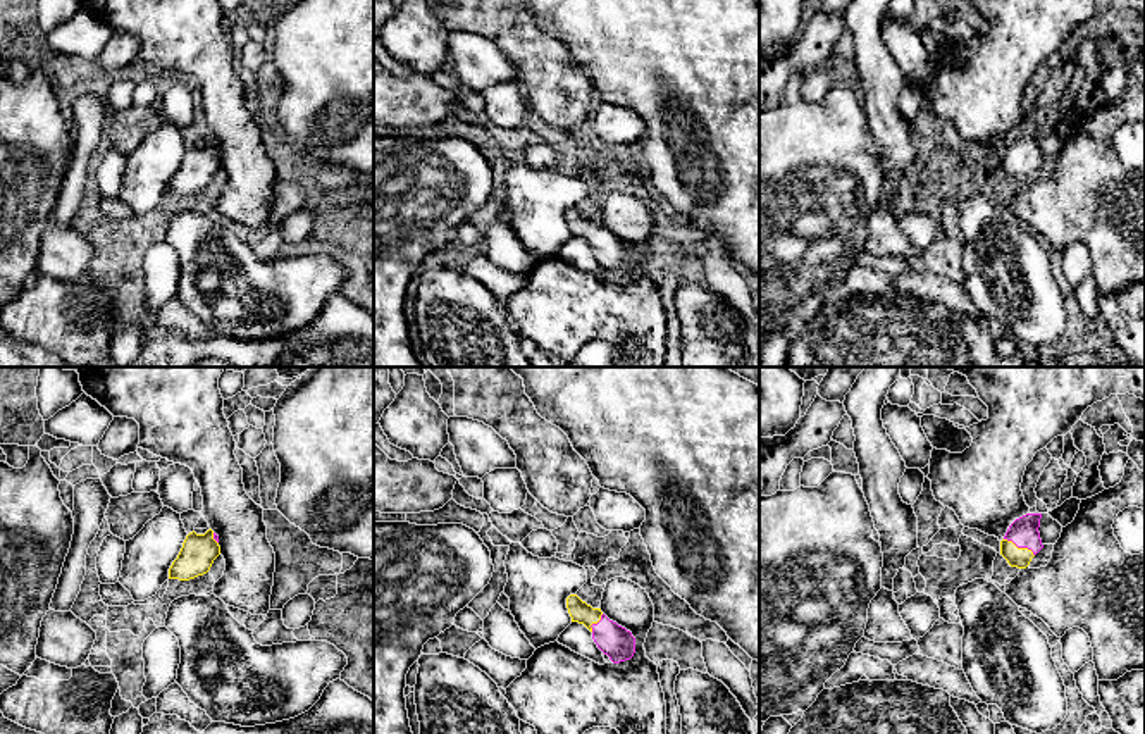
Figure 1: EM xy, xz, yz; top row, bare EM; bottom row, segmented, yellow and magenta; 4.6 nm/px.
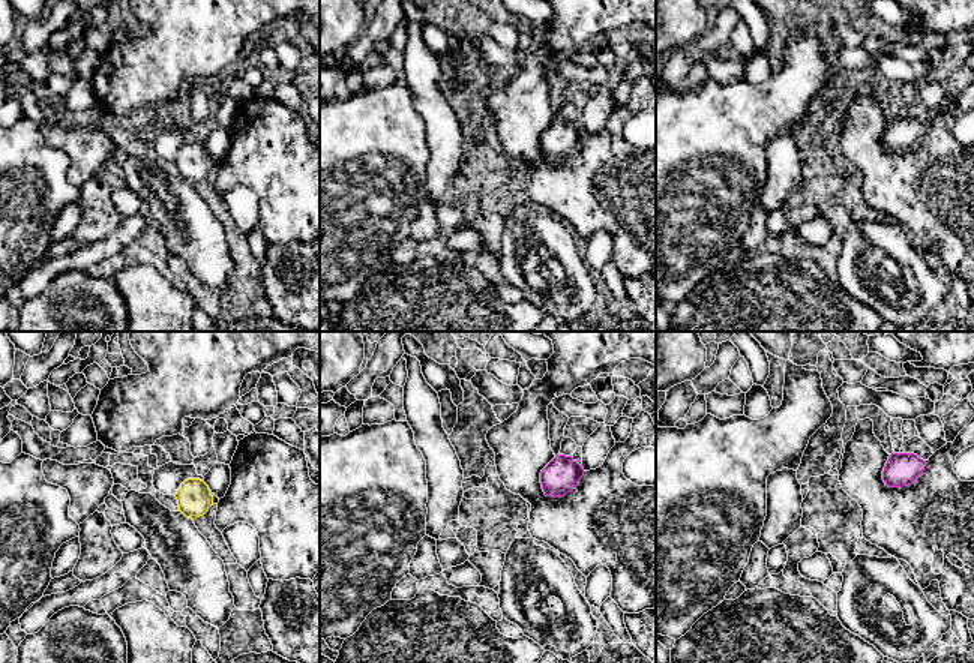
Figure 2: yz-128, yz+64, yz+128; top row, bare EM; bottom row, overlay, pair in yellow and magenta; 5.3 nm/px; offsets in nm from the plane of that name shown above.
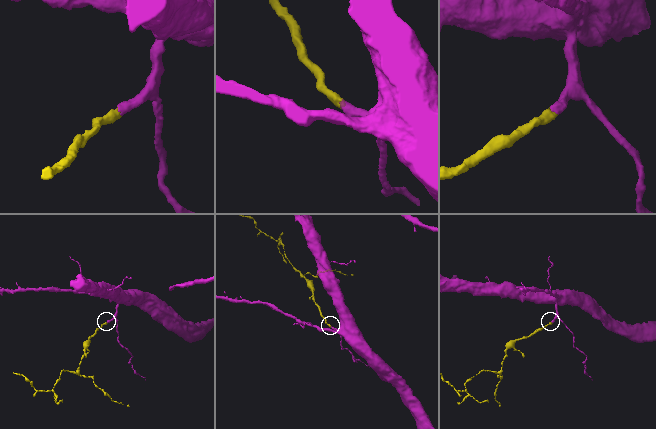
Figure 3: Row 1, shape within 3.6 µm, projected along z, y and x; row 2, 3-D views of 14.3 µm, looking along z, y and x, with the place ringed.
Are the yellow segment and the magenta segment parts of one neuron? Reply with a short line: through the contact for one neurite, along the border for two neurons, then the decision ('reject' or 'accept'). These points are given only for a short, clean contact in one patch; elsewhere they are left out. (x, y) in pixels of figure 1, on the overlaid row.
line yz (1016, 557), (1020, 548), (1023, 531); accept

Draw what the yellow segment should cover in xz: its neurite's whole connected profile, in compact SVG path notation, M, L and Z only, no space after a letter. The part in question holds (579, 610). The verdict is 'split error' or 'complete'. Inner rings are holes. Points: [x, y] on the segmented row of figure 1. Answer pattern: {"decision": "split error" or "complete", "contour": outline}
{"decision": "split error", "contour": "M577 594L566 598L566 608L572 622L584 624L597 648L610 656L613 663L630 660L635 653L635 638L630 631L610 620L601 608L592 608Z"}

